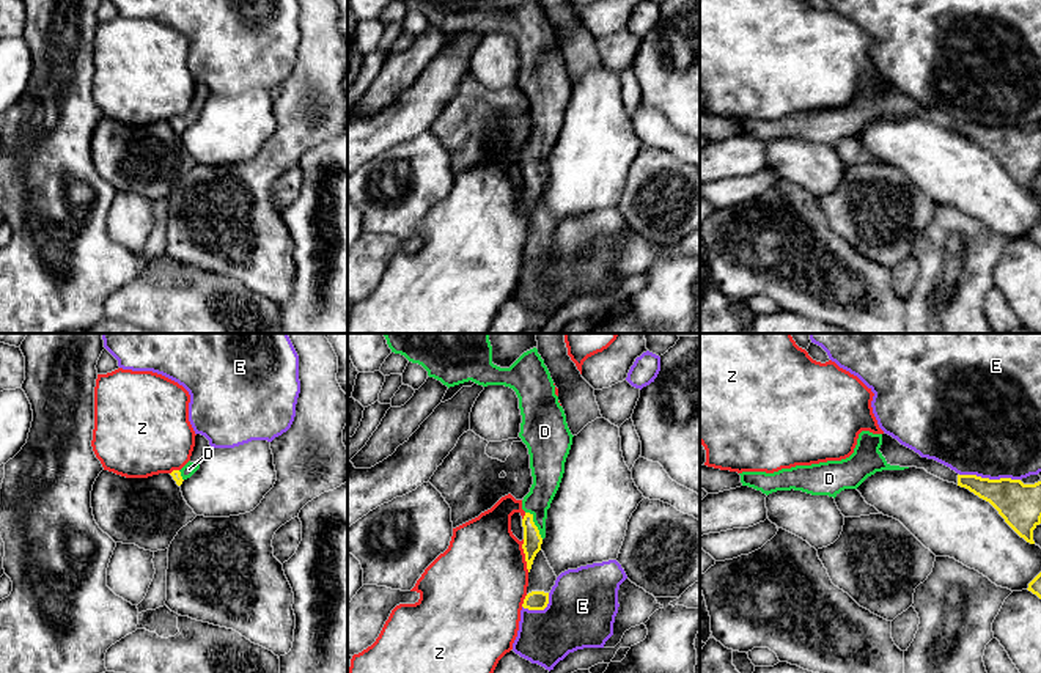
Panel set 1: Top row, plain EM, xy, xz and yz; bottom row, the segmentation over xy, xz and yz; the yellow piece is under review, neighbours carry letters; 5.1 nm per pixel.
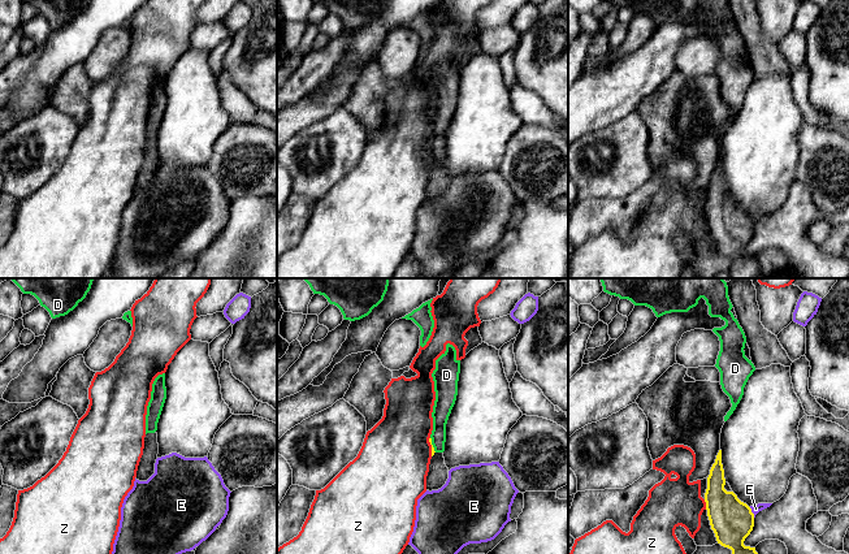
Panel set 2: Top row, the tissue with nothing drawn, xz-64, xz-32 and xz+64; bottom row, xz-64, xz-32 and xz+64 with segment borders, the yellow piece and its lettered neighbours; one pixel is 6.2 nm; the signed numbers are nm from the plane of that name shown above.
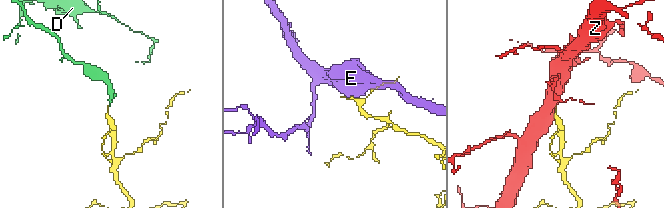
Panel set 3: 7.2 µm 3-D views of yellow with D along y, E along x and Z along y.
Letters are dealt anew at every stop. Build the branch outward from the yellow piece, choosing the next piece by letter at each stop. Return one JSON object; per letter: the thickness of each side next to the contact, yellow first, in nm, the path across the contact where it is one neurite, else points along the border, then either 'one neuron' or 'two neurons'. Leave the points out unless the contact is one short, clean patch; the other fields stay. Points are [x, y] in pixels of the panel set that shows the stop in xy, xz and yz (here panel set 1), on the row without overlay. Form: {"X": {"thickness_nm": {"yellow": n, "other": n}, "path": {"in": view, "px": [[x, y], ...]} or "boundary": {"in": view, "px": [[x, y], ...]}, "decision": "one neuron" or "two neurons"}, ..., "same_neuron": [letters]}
{"D": {"thickness_nm": {"yellow": 100, "other": 140}, "path": {"in": "xz", "px": [[532, 187], [533, 172], [535, 151], [546, 125]]}, "decision": "one neuron"}, "E": {"thickness_nm": {"yellow": 220, "other": 500}, "boundary": {"in": "yz", "px": [[960, 121], [1019, 128]]}, "decision": "two neurons"}, "Z": {"thickness_nm": {"yellow": 100, "other": 460}, "decision": "two neurons"}, "same_neuron": ["D"]}

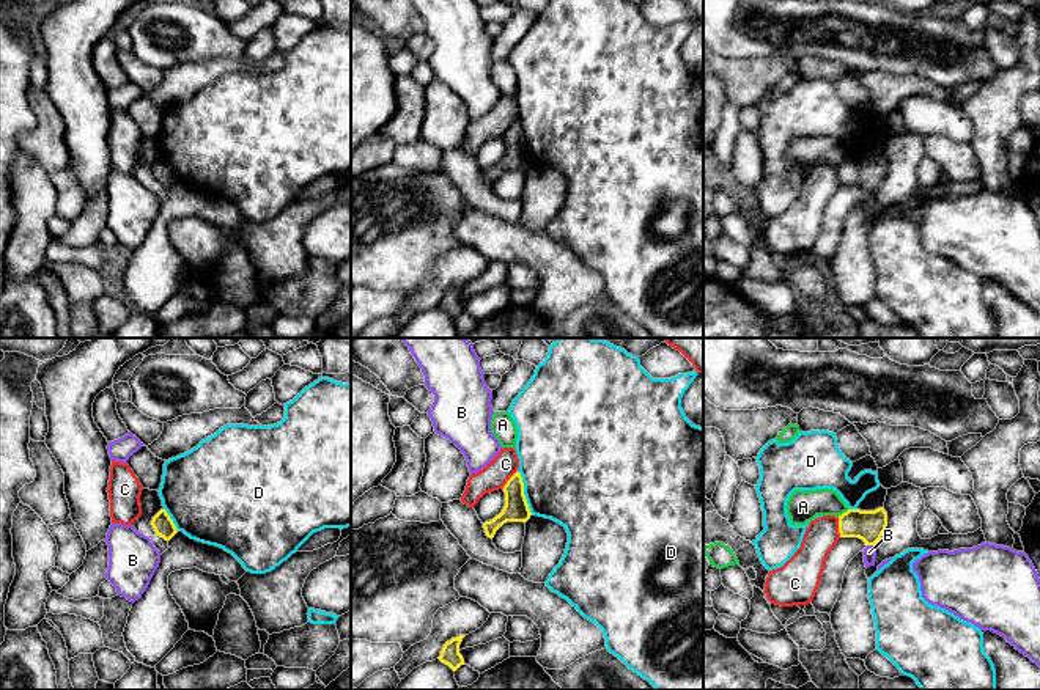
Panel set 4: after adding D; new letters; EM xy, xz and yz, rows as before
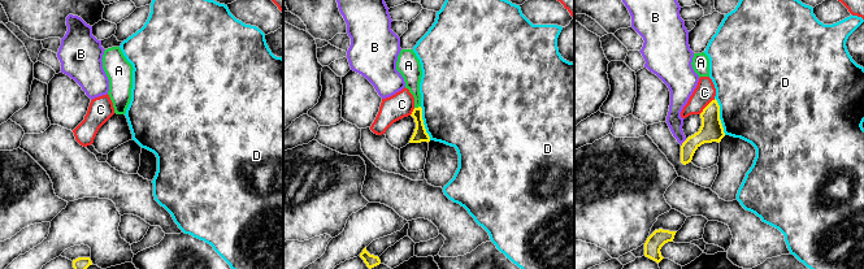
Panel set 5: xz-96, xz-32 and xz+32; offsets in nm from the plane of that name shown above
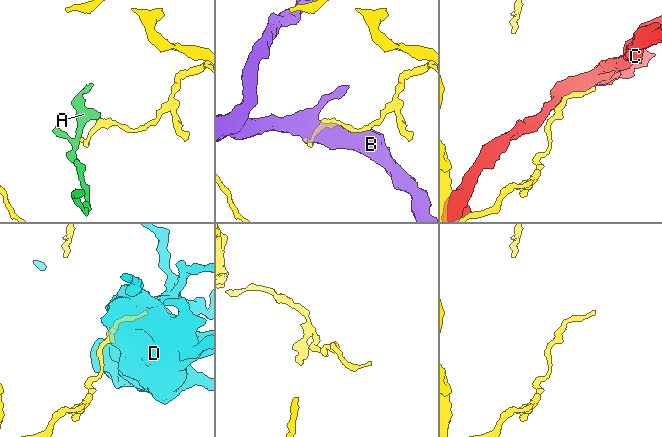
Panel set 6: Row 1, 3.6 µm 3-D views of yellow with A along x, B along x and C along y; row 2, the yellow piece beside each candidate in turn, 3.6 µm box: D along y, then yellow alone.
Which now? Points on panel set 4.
{"A": {"thickness_nm": {"yellow": 160, "other": 170}, "boundary": {"in": "yz", "px": [[848, 157], [837, 164]]}, "decision": "two neurons"}, "B": {"thickness_nm": {"yellow": 160, "other": 60}, "decision": "two neurons"}, "C": {"thickness_nm": {"yellow": 160, "other": 170}, "decision": "two neurons"}, "D": {"thickness_nm": {"yellow": 130, "other": 480}, "decision": "two neurons"}, "same_neuron": []}

